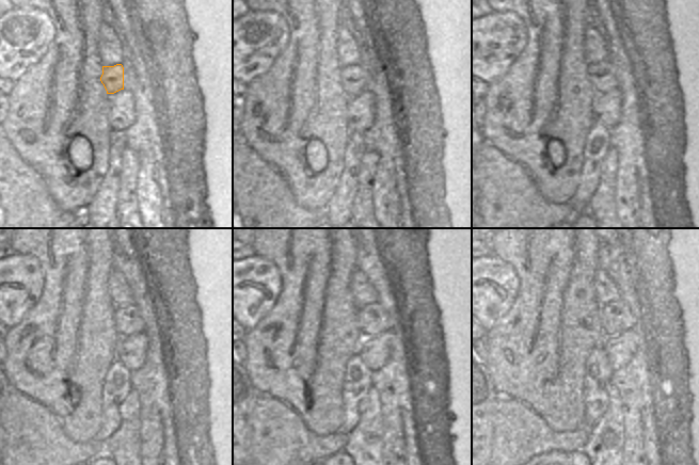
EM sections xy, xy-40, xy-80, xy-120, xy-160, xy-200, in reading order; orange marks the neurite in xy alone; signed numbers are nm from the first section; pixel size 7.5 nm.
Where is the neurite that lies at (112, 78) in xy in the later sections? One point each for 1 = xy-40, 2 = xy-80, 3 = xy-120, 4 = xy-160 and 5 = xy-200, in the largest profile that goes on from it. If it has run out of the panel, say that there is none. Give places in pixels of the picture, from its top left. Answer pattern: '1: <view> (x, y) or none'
1: xy-40 (353, 78)
2: xy-80 (601, 76)
3: xy-120 (128, 321)
4: xy-160 (372, 320)
5: xy-200 (616, 317)

